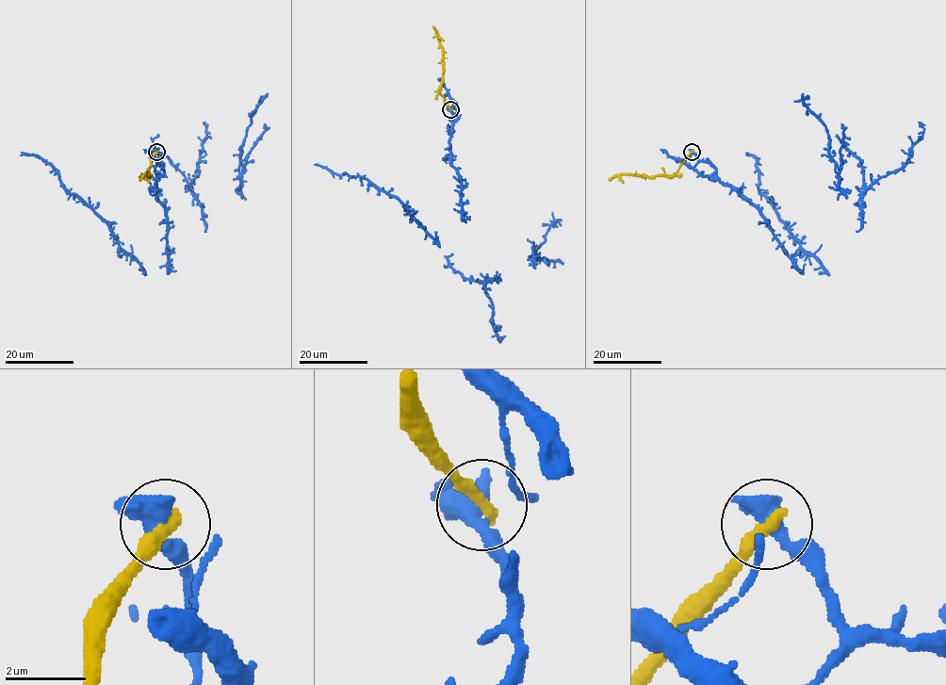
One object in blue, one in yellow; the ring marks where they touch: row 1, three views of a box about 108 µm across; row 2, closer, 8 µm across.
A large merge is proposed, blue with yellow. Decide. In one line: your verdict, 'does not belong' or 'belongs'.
does not belong

